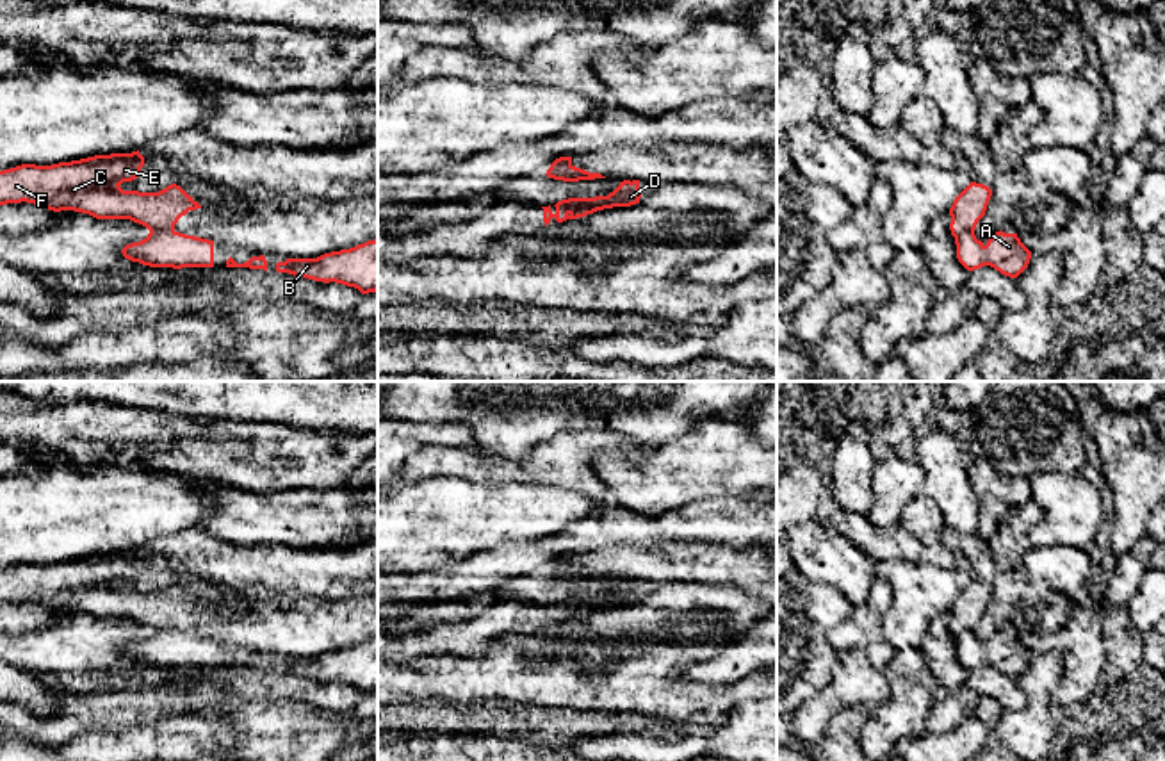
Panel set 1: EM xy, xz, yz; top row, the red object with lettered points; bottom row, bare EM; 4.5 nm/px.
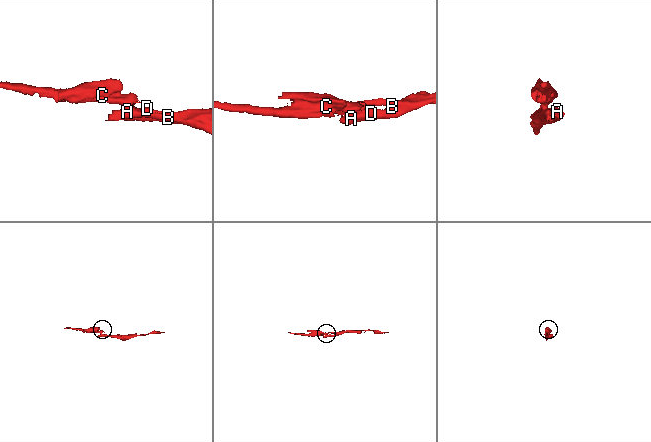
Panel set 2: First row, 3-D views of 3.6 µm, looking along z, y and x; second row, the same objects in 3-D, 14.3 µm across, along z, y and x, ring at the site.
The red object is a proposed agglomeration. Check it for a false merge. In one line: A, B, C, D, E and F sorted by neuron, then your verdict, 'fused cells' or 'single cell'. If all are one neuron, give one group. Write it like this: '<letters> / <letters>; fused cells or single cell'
A B D / C E F; fused cells

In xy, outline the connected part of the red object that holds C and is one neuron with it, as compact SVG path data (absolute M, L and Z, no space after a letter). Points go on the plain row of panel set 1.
M139 549L52 565L21 563L0 570L0 604L27 601L53 611L130 618L150 631L175 631L178 618L201 604L176 583L159 592L123 590L119 585L135 579L143 565Z

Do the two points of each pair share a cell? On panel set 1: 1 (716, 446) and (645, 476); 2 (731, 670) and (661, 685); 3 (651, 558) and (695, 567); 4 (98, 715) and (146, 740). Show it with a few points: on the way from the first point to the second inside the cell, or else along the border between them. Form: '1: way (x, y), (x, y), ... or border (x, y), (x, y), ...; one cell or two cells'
1: way (699, 464), (663, 476); one cell
2: border (668, 674), (704, 683); two cells
3: way (661, 564), (684, 565); one cell
4: border (164, 717), (120, 729), (82, 729); two cells

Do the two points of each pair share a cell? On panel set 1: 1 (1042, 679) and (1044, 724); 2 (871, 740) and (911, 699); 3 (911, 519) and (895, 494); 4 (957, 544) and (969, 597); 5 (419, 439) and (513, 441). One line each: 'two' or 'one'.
1: one
2: one
3: two
4: one
5: two

